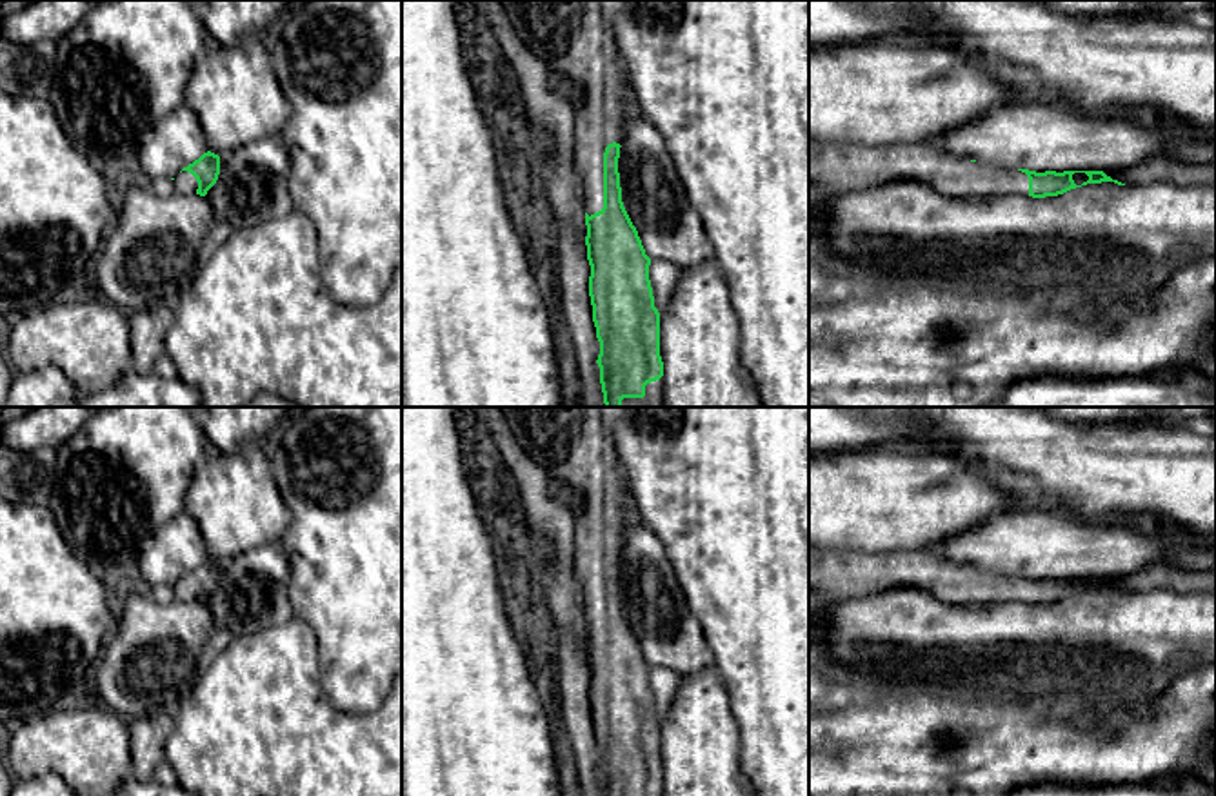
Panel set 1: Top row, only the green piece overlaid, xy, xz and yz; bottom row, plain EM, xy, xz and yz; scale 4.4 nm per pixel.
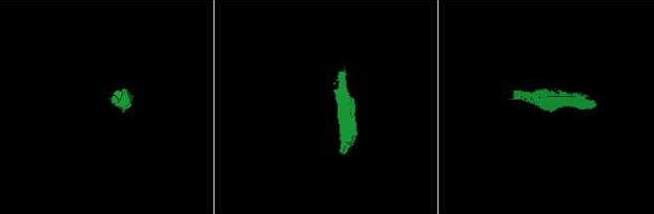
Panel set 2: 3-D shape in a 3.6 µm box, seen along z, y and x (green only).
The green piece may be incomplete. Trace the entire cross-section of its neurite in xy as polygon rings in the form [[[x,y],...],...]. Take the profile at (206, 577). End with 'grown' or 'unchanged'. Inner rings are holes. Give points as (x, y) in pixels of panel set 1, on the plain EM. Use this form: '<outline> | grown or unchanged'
[[[207,558],[174,583],[174,598],[185,603],[205,603],[207,598],[216,591],[218,582],[220,563]]] | grown

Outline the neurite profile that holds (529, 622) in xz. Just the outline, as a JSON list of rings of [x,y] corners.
[[[511,582],[503,587],[505,612],[513,636],[525,652],[529,674],[540,692],[545,711],[556,720],[558,701],[558,632],[549,622],[543,602],[534,592],[523,592]]]

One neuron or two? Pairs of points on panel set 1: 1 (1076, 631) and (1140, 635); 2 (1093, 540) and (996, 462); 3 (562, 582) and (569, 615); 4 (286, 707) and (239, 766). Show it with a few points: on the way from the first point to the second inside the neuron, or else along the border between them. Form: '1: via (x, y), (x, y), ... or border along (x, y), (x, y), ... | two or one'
1: via (1093, 635), (1124, 635) | one
2: border along (1020, 511), (1051, 511), (1104, 520) | two
3: via (562, 589), (564, 607) | one
4: via (277, 722), (248, 751) | one

